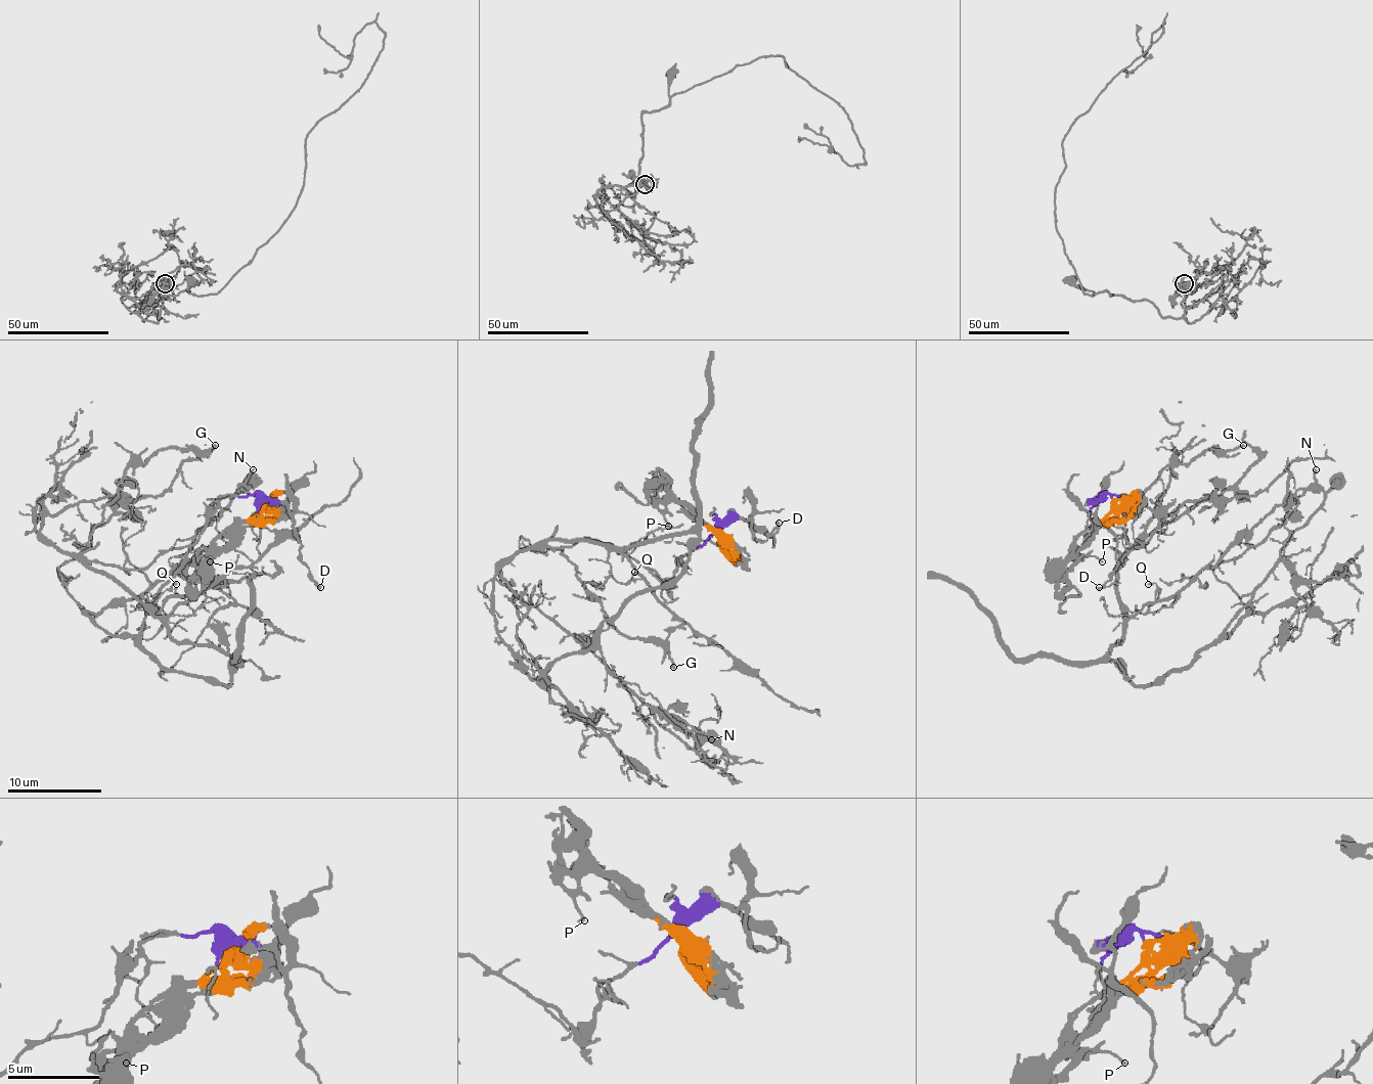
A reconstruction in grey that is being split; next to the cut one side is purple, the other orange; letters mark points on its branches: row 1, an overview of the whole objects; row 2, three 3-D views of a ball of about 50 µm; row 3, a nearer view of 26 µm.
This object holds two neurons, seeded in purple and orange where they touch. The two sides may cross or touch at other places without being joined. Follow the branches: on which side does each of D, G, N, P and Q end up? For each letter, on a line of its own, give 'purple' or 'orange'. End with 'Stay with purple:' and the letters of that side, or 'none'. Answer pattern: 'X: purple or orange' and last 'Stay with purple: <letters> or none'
D: purple
G: purple
N: purple
P: orange
Q: purple
Stay with purple: D, G, N, Q

